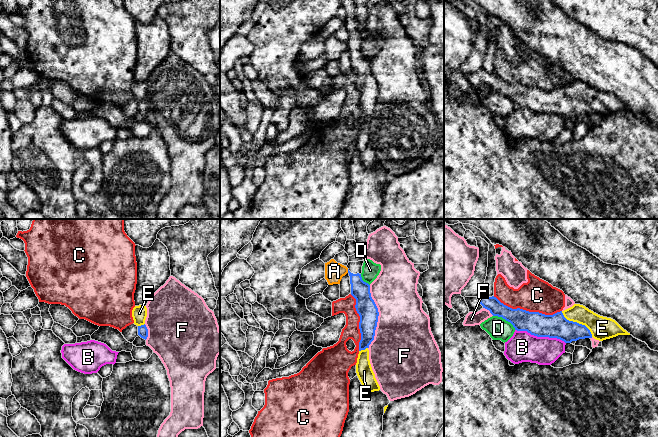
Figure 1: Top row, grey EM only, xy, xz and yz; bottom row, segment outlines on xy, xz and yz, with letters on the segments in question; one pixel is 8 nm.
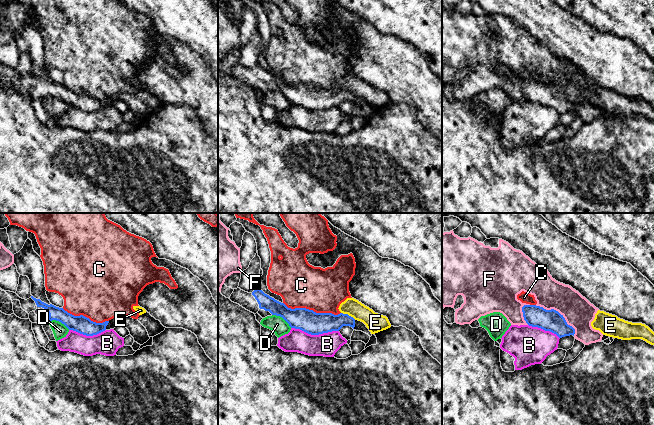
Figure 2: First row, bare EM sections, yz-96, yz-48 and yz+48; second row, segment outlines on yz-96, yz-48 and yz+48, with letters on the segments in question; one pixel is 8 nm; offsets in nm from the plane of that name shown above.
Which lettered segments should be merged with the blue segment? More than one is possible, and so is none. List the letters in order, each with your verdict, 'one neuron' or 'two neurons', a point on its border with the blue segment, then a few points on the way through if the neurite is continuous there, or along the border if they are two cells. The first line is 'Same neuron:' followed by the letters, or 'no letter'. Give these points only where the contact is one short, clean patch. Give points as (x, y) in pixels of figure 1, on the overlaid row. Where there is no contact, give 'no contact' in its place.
Same neuron: E
A: two neurons; contact xz (348, 271); border xz (347, 269), (348, 272)
B: two neurons; contact yz (540, 336); border yz (515, 329), (527, 331), (537, 336), (556, 337), (565, 343)
C: two neurons; contact yz (527, 311)
D: two neurons; contact yz (505, 319); border yz (493, 315), (504, 318), (515, 329)
E: one neuron; contact yz (576, 322); way yz (557, 326), (571, 325), (576, 322), (602, 328)
F: two neurons; contact xz (377, 317)

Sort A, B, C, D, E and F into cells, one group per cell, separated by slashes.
A D / B / C / E / F

